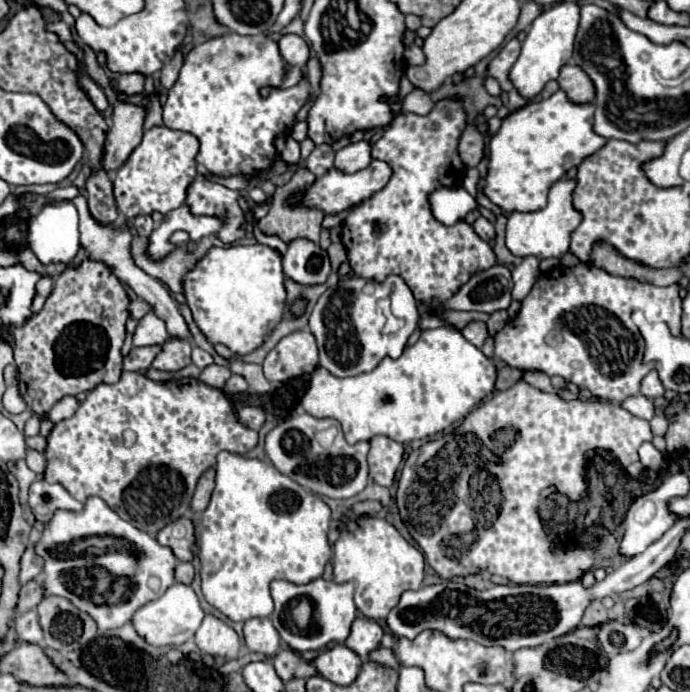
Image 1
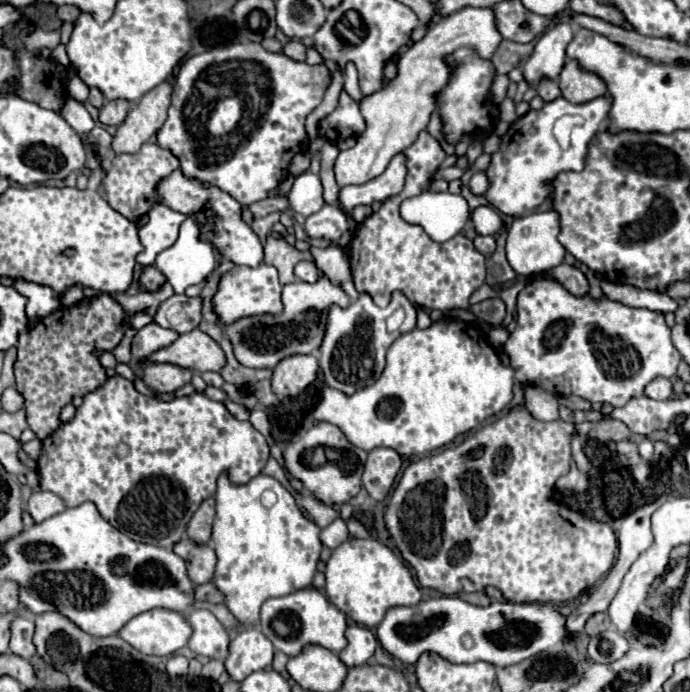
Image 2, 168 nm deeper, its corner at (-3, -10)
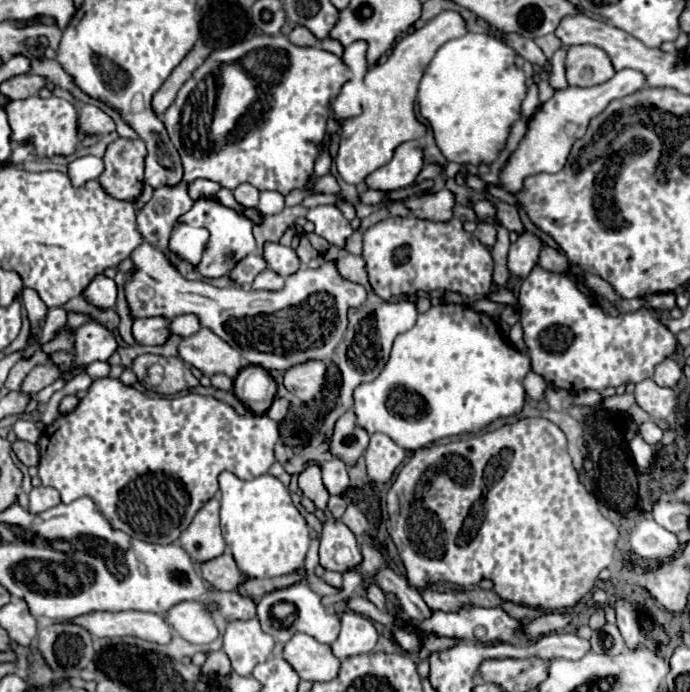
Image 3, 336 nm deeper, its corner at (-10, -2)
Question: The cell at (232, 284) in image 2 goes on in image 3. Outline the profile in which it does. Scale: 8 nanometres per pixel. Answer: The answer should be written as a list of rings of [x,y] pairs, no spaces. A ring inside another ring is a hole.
[[[265,270],[261,272],[255,282],[253,282],[253,290],[281,290],[283,288],[283,282],[285,278],[279,276],[277,272],[273,270]]]

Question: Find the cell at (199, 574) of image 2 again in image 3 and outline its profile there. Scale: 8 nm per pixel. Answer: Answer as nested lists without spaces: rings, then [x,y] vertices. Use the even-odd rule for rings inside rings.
[[[227,550],[219,558],[213,558],[205,564],[201,564],[203,578],[217,590],[235,590],[235,584],[243,584],[243,580],[249,580],[239,572],[231,552]]]

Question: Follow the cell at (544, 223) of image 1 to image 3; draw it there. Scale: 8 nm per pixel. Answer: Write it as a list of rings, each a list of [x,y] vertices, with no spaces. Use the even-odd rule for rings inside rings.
[[[531,232],[521,234],[519,240],[509,248],[509,256],[507,256],[509,272],[517,278],[527,278],[533,266],[537,264],[539,250],[541,250],[541,240],[537,236],[533,236]]]

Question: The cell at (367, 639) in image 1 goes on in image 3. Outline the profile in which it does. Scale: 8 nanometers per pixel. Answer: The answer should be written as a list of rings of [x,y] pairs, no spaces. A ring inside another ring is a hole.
[[[347,610],[339,614],[339,620],[341,620],[341,632],[337,640],[331,644],[331,650],[339,660],[357,656],[357,654],[367,654],[375,648],[377,630],[371,618],[359,612]]]

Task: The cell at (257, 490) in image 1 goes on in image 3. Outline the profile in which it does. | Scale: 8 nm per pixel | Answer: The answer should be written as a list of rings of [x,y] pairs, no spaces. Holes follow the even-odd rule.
[[[231,472],[219,476],[221,486],[221,530],[239,566],[249,578],[271,578],[291,574],[303,566],[309,550],[309,528],[293,506],[289,490],[273,476],[239,480]]]

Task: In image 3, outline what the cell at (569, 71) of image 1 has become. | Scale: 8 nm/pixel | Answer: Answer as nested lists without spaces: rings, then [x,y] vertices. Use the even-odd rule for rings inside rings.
[[[593,44],[569,46],[565,70],[569,86],[597,86],[615,74],[607,52]]]

